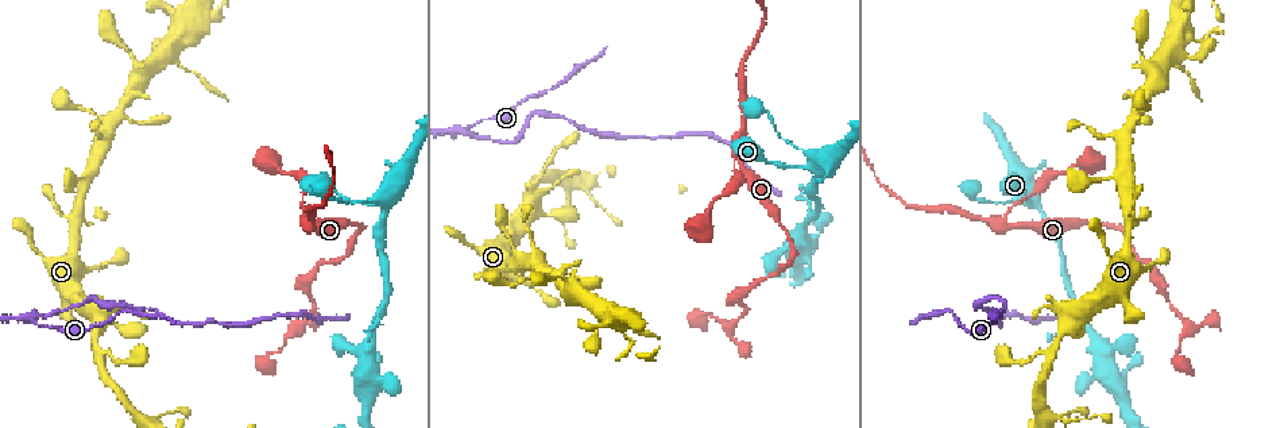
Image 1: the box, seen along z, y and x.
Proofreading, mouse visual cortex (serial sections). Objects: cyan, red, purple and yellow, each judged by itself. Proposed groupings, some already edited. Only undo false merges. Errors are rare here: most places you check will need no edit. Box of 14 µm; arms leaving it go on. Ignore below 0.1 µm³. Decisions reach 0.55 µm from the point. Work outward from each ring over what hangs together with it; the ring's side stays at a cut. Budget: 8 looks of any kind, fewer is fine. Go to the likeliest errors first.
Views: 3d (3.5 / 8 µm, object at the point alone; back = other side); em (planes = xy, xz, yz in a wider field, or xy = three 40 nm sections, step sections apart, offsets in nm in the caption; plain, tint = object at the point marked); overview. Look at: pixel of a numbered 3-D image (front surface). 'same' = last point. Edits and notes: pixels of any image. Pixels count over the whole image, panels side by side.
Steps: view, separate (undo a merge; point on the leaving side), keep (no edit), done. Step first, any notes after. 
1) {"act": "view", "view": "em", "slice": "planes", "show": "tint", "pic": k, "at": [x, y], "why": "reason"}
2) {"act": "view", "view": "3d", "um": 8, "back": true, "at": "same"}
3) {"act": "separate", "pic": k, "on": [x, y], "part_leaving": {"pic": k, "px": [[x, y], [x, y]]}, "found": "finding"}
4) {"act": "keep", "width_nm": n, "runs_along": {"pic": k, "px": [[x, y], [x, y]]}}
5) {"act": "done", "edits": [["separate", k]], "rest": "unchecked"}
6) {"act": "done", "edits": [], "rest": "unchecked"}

{"act": "view", "view": "3d", "um": 3.5, "pic": 1, "at": [461, 128], "why": "three-way junction"}

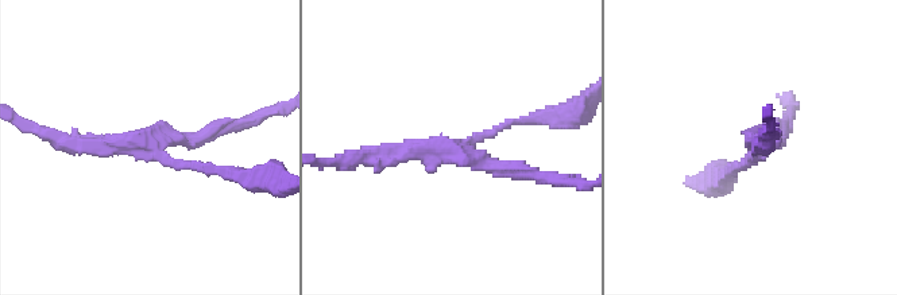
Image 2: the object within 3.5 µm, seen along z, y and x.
{"act": "view", "view": "em", "slice": "xy", "step": 5, "show": "tint", "pic": 2, "at": [454, 149], "arms": 3, "arm_widths_nm": [100, 150, 200], "why": "shape alone is not enough"}

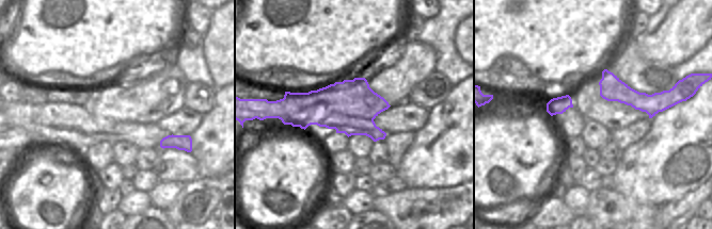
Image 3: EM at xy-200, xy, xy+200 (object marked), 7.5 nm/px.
{"act": "separate", "pic": 2, "on": [205, 136], "width_nm": 400, "border": {"pic": 3, "px": [[373, 120], [317, 113], [299, 126]]}, "found": "a second cell is stuck on"}

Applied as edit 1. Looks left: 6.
{"act": "view", "view": "overview"}

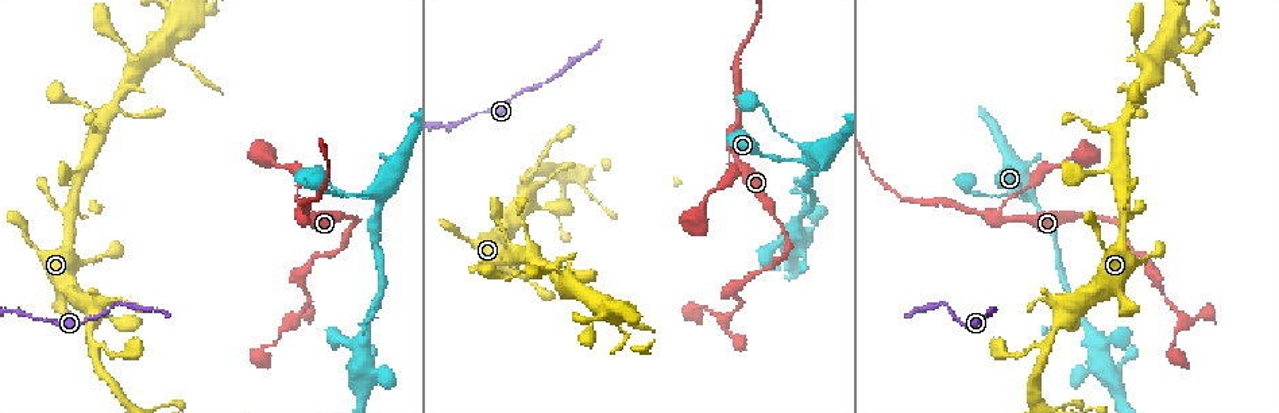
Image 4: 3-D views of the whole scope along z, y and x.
{"act": "view", "view": "3d", "um": 3.5, "pic": 4, "at": [1027, 198], "why": "four-way junction"}

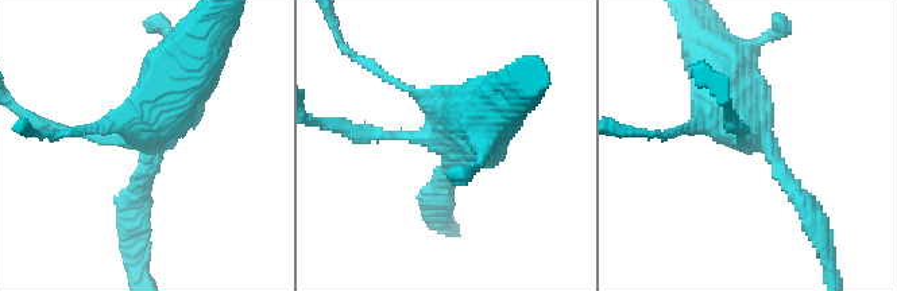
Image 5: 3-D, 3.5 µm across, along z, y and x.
{"act": "view", "view": "em", "slice": "xy", "step": 1, "show": "tint", "pic": 5, "at": [446, 136], "arms": 4, "arm_widths_nm": [100, 150, 200, 600]}

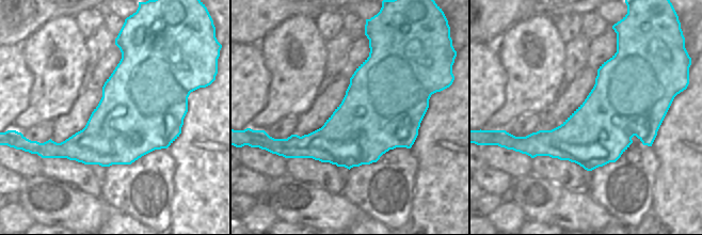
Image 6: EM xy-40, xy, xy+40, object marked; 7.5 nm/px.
{"act": "keep", "runs_along": {"pic": 5, "px": [[50, 128], [150, 132], [134, 194]]}, "found": "all the same cell"}

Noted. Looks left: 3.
{"act": "view", "view": "3d", "um": 3.5, "pic": 4, "at": [301, 222], "why": "branch point"}

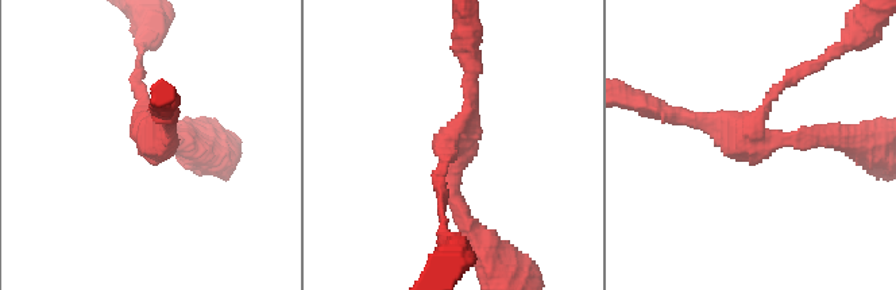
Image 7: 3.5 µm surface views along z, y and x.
{"act": "view", "view": "em", "slice": "xy", "step": 2, "show": "tint", "pic": 7, "at": [756, 141], "arms": 3, "arm_widths_nm": [150, 200, 200]}

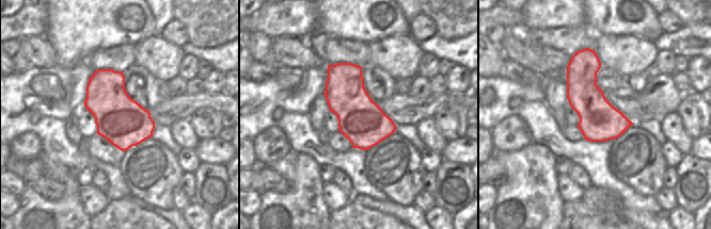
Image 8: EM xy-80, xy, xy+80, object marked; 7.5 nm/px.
{"act": "keep", "runs_along": {"pic": 7, "px": [[840, 139], [757, 143], [753, 123], [798, 73]]}, "found": "all the same cell"}

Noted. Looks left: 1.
{"act": "done", "edits": [["separate", 2]], "rest": "unchecked"}

